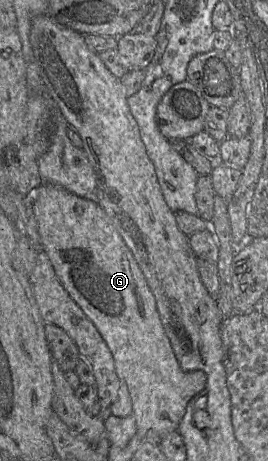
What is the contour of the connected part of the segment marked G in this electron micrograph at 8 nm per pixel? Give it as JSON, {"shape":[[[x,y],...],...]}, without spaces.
{"shape":[[[43,183],[26,195],[32,198],[41,251],[48,255],[65,290],[98,329],[112,353],[119,379],[127,385],[137,432],[146,440],[159,441],[167,433],[177,431],[188,402],[205,387],[206,375],[203,371],[186,372],[180,367],[162,325],[155,297],[109,216],[97,202],[57,185]]]}

